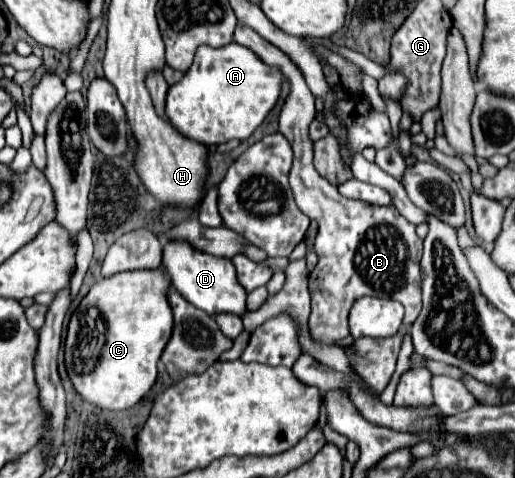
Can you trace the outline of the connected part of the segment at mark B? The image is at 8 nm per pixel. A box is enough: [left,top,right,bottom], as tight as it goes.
[235,25,421,347]

